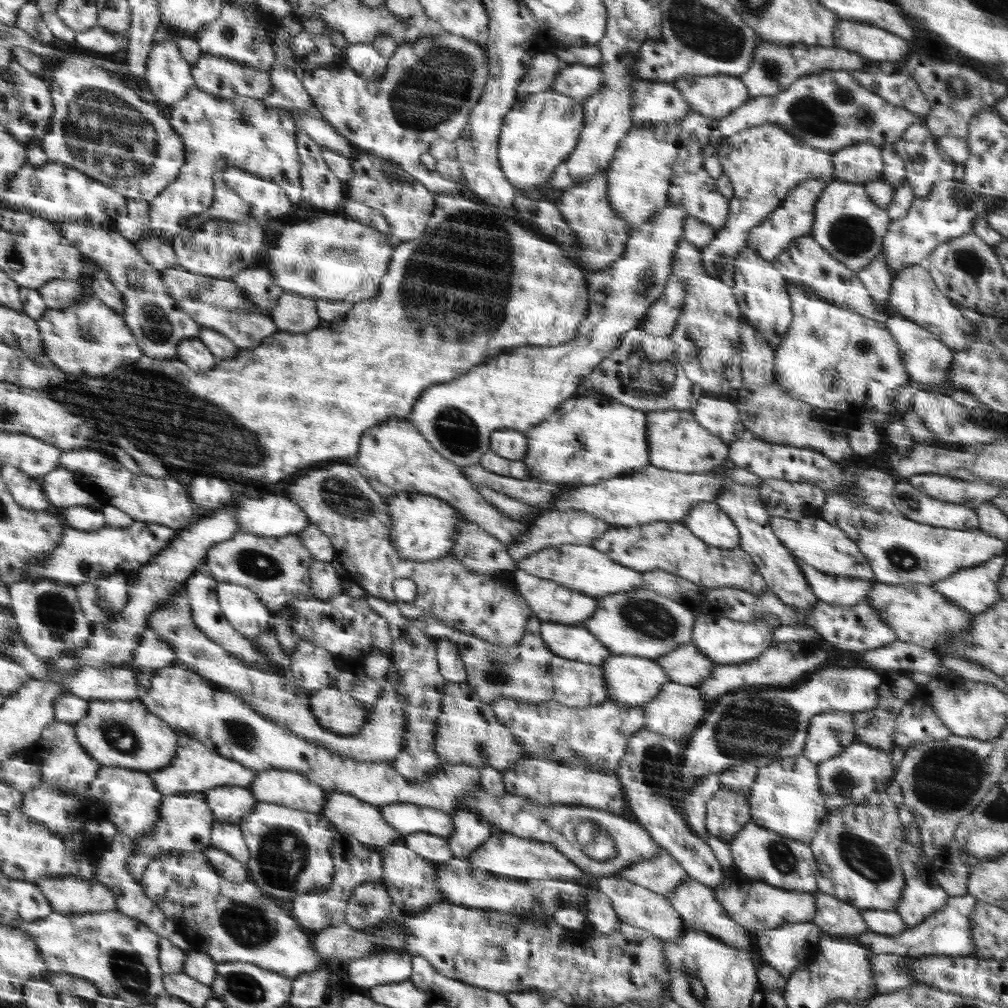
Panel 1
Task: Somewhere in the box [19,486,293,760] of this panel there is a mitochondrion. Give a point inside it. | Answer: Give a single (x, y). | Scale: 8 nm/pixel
(53, 609)

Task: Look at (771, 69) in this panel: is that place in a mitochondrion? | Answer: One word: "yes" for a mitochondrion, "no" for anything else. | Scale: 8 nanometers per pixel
yes

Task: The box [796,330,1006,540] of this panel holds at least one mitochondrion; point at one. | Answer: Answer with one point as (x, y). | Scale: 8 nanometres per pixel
(863, 348)

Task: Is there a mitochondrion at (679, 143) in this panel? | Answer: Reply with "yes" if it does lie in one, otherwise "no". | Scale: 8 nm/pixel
no

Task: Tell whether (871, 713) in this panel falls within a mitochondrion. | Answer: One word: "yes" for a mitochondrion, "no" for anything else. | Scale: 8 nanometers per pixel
no

